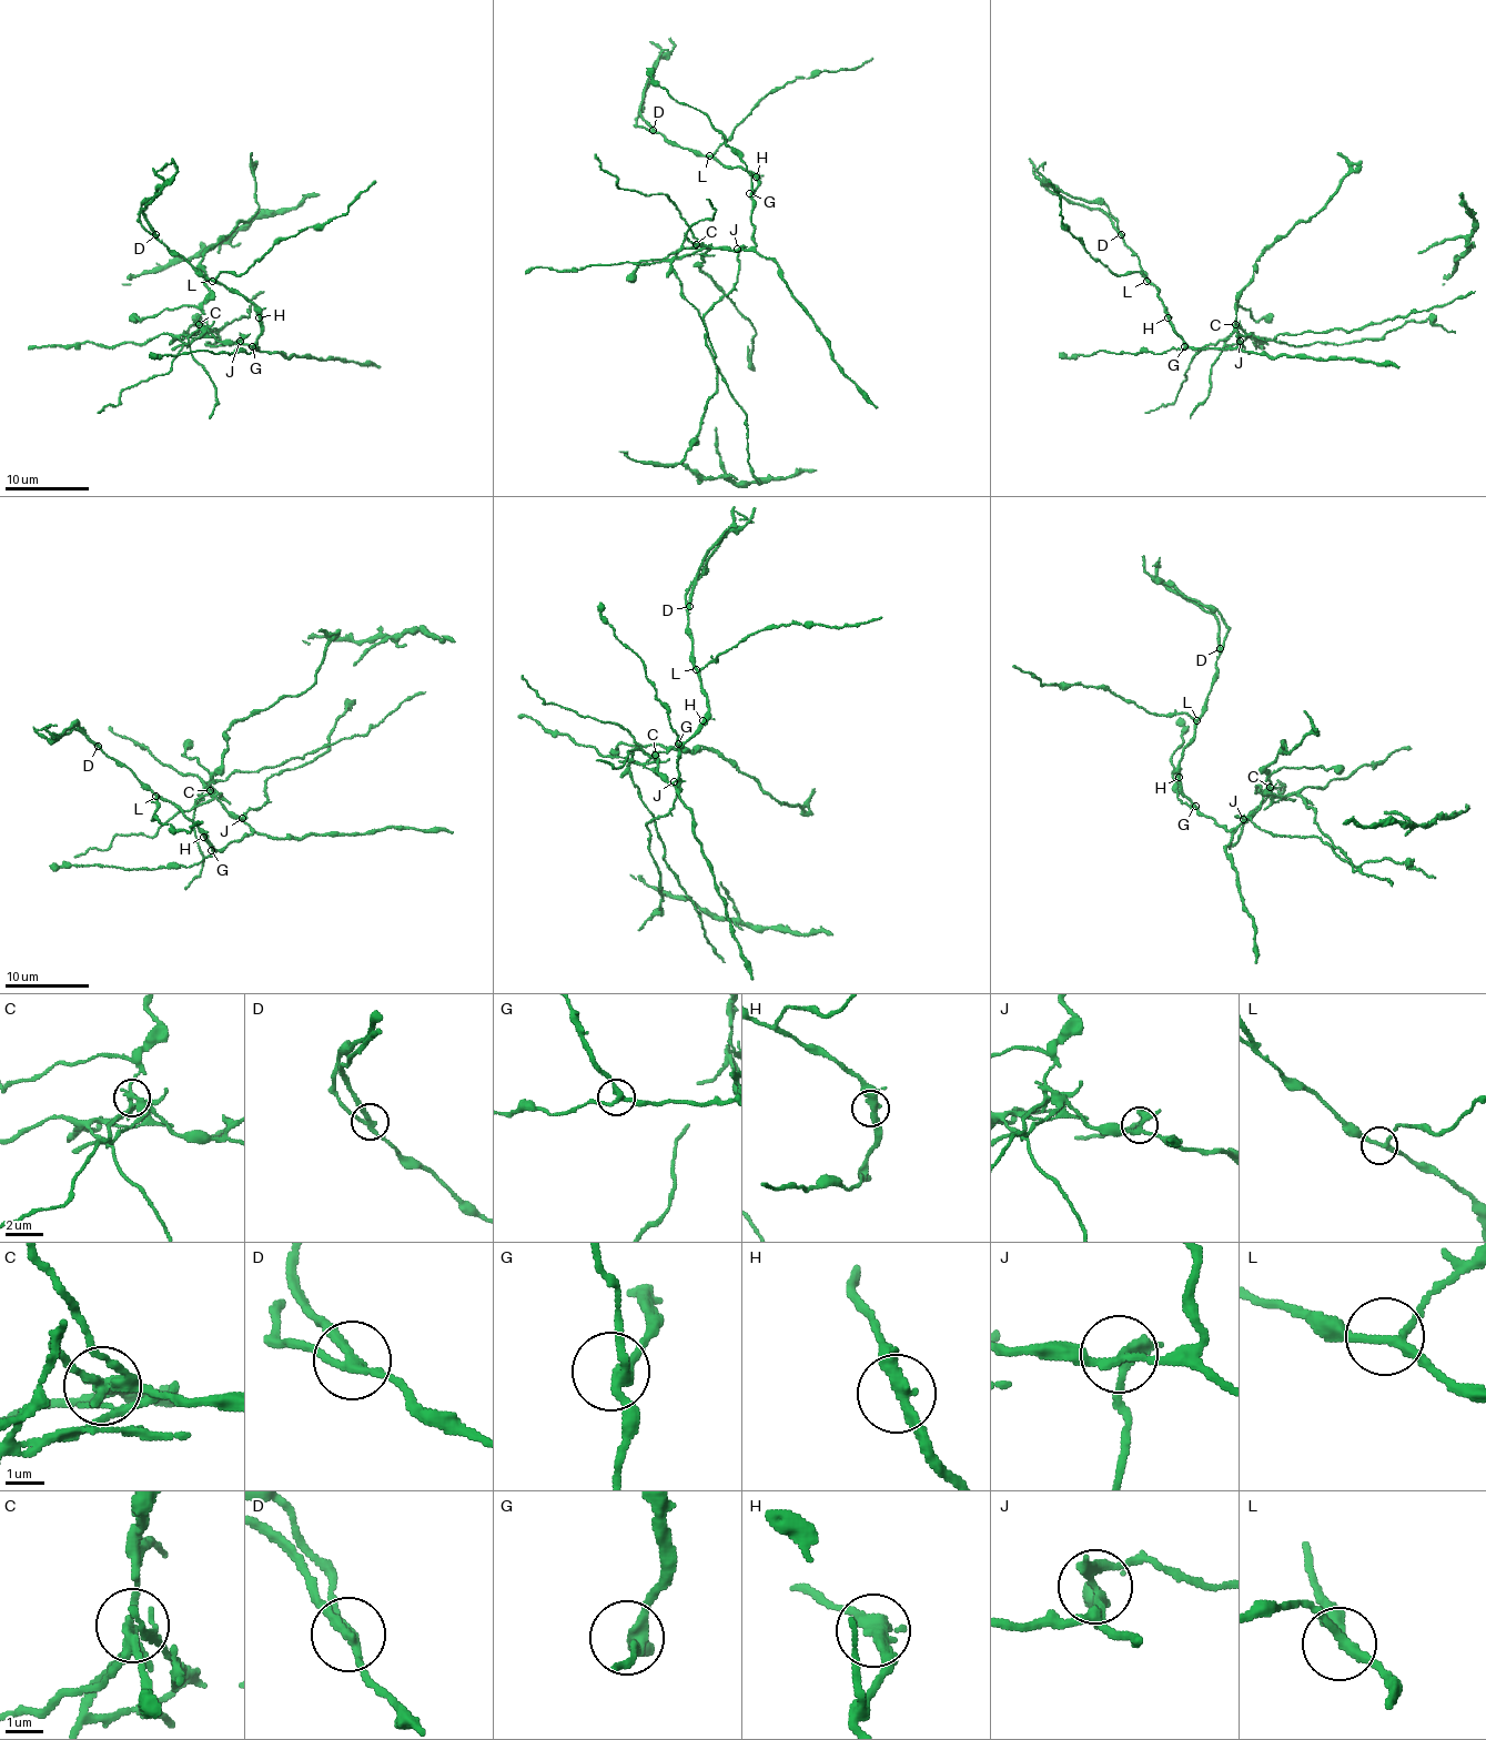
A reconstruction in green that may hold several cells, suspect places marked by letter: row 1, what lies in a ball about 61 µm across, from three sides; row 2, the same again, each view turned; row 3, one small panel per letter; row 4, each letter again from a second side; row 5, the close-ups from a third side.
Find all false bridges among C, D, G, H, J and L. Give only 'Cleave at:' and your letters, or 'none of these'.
Cleave at: C, D, J

